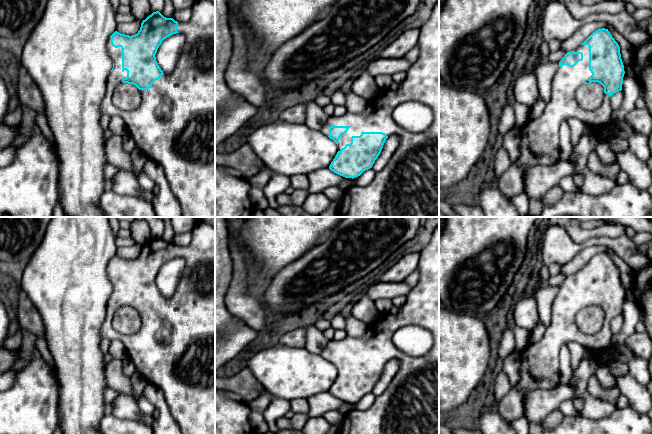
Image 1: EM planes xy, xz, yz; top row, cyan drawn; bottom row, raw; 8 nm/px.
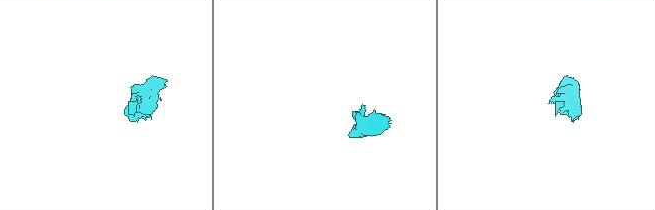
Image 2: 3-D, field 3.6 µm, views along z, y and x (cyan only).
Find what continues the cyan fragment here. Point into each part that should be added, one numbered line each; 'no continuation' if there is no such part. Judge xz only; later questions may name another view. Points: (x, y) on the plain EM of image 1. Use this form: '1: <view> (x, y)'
1: xz (410, 405)

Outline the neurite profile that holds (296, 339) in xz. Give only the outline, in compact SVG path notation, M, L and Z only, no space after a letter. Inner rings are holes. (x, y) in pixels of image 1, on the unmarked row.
M298 328L283 335L279 339L278 345L292 348L303 348L305 347L305 338L305 328Z

